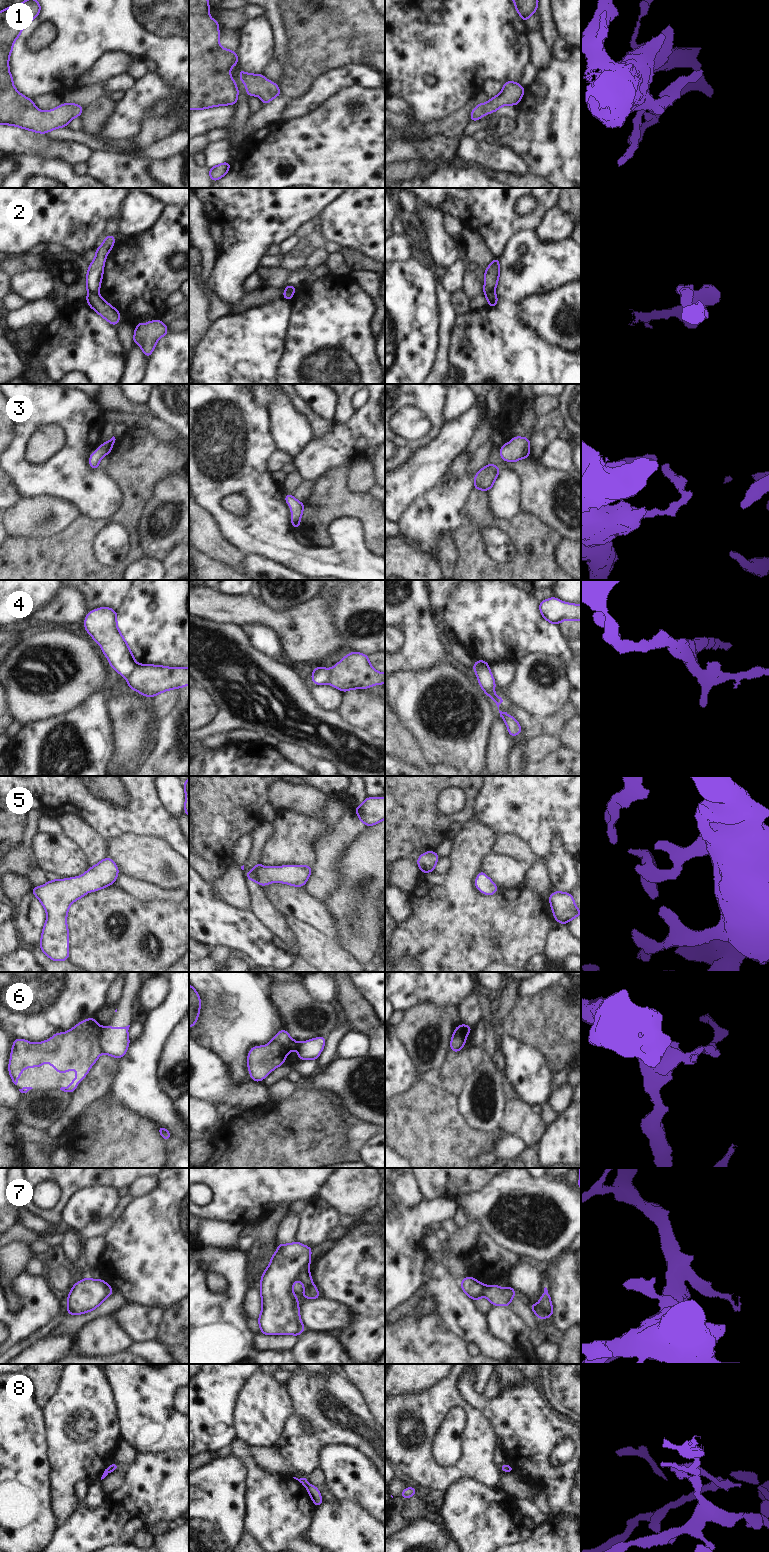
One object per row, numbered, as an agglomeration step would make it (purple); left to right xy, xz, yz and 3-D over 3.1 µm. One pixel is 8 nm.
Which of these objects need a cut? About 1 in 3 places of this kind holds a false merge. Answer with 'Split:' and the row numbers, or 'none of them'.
Split: 2, 4, 6, 7, 8.

